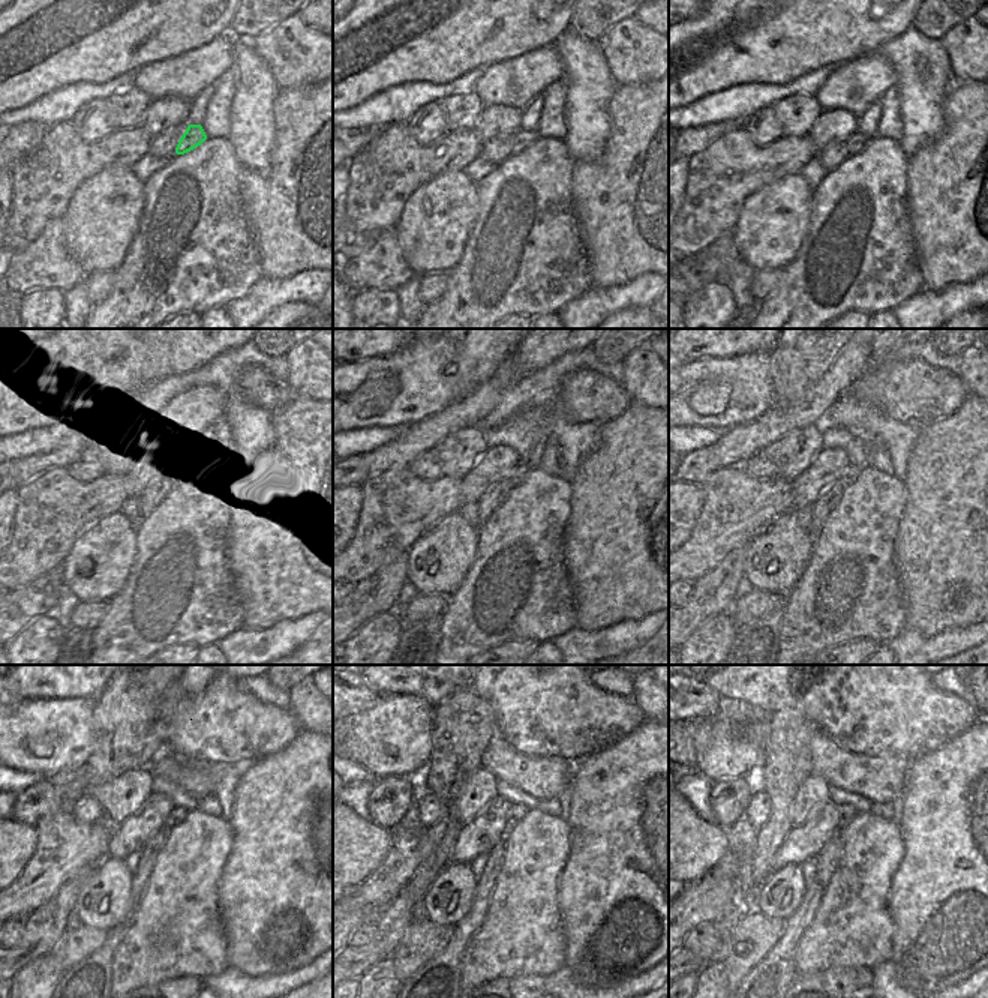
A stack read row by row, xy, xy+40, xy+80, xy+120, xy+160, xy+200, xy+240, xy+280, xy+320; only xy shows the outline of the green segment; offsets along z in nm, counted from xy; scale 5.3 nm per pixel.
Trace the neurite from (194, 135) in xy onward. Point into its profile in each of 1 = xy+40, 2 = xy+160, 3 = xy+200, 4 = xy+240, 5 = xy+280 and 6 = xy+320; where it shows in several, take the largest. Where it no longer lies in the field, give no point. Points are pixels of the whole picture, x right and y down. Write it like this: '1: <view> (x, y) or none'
1: xy+40 (522, 140)
2: xy+160 (516, 474)
3: xy+200 (850, 473)
4: xy+240 (177, 814)
5: xy+280 (514, 814)
6: xy+320 (847, 814)

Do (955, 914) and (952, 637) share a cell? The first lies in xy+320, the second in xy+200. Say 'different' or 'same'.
different

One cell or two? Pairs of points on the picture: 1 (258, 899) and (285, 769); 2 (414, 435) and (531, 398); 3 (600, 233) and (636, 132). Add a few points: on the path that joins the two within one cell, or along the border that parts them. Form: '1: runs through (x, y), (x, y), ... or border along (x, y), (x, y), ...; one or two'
1: runs through (285, 866), (285, 802); one
2: border along (513, 381), (480, 425); two
3: runs through (619, 207), (625, 195), (625, 170), (631, 158); one

